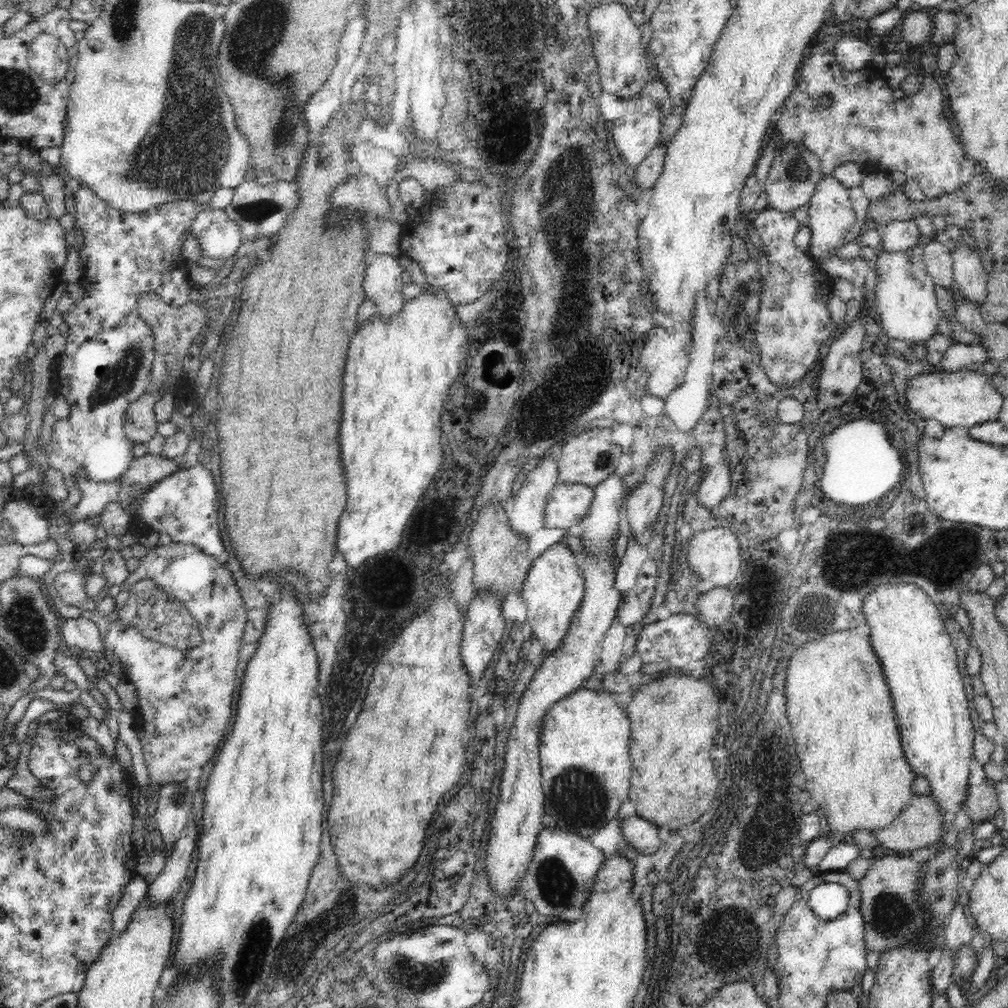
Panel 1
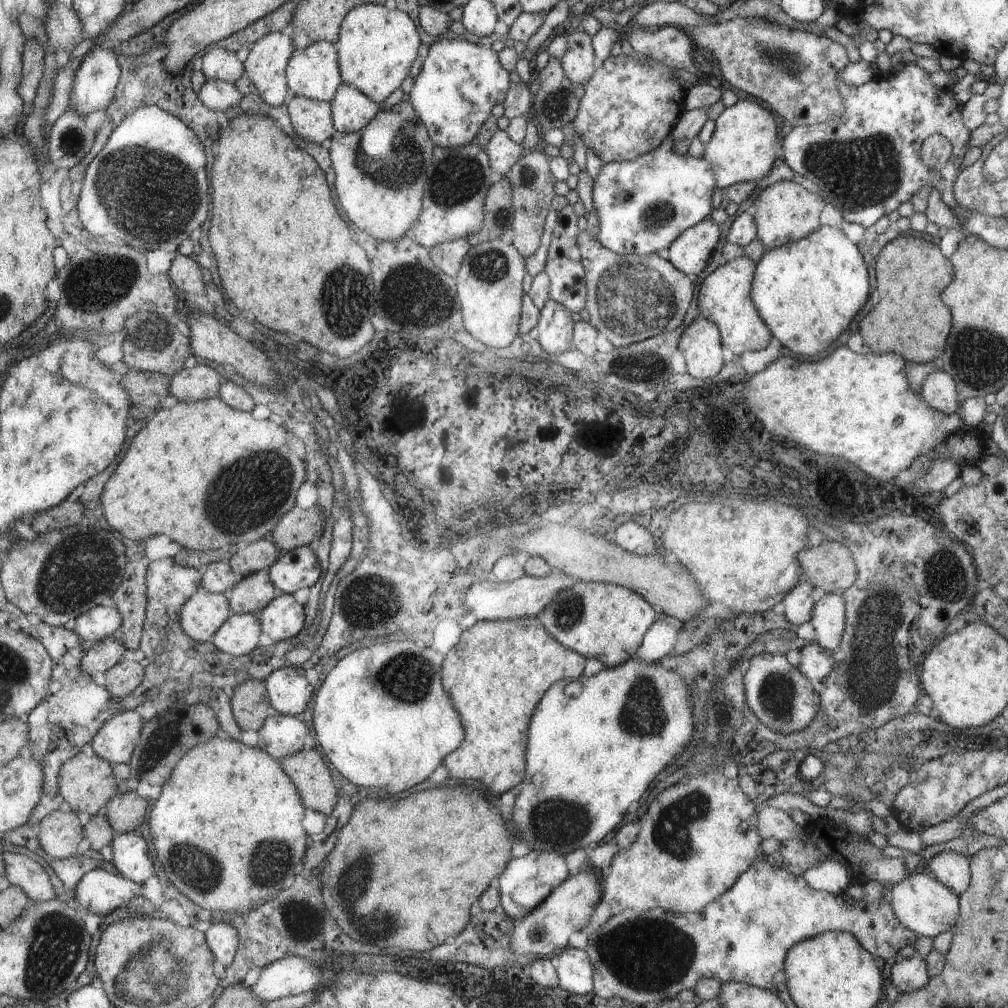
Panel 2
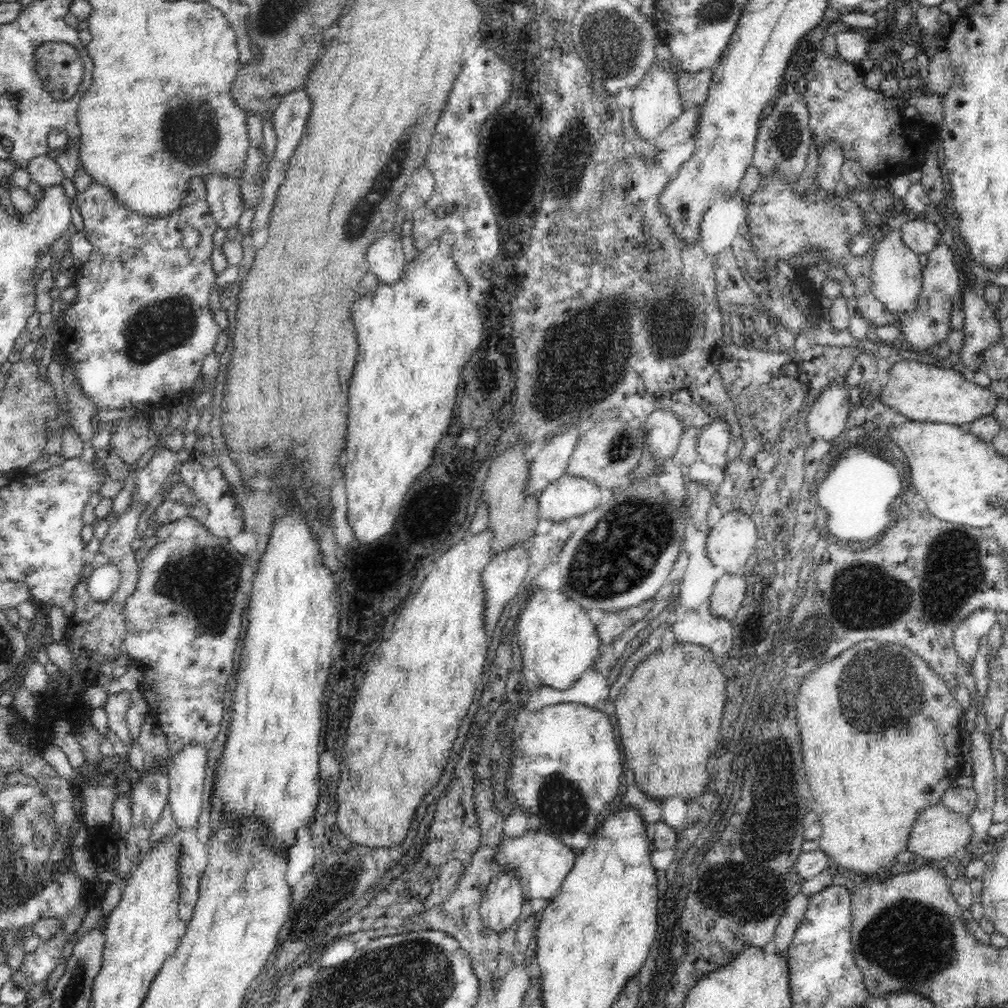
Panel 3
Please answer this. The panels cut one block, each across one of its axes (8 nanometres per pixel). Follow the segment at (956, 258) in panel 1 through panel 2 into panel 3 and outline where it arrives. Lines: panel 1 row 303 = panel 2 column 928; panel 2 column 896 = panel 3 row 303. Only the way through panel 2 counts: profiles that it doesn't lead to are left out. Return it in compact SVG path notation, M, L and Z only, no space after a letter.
M982 281L966 282L963 292L963 312L965 343L957 354L961 366L973 371L983 370L983 354L995 342L1004 338L1000 324L996 321L995 312L990 308L984 295Z

